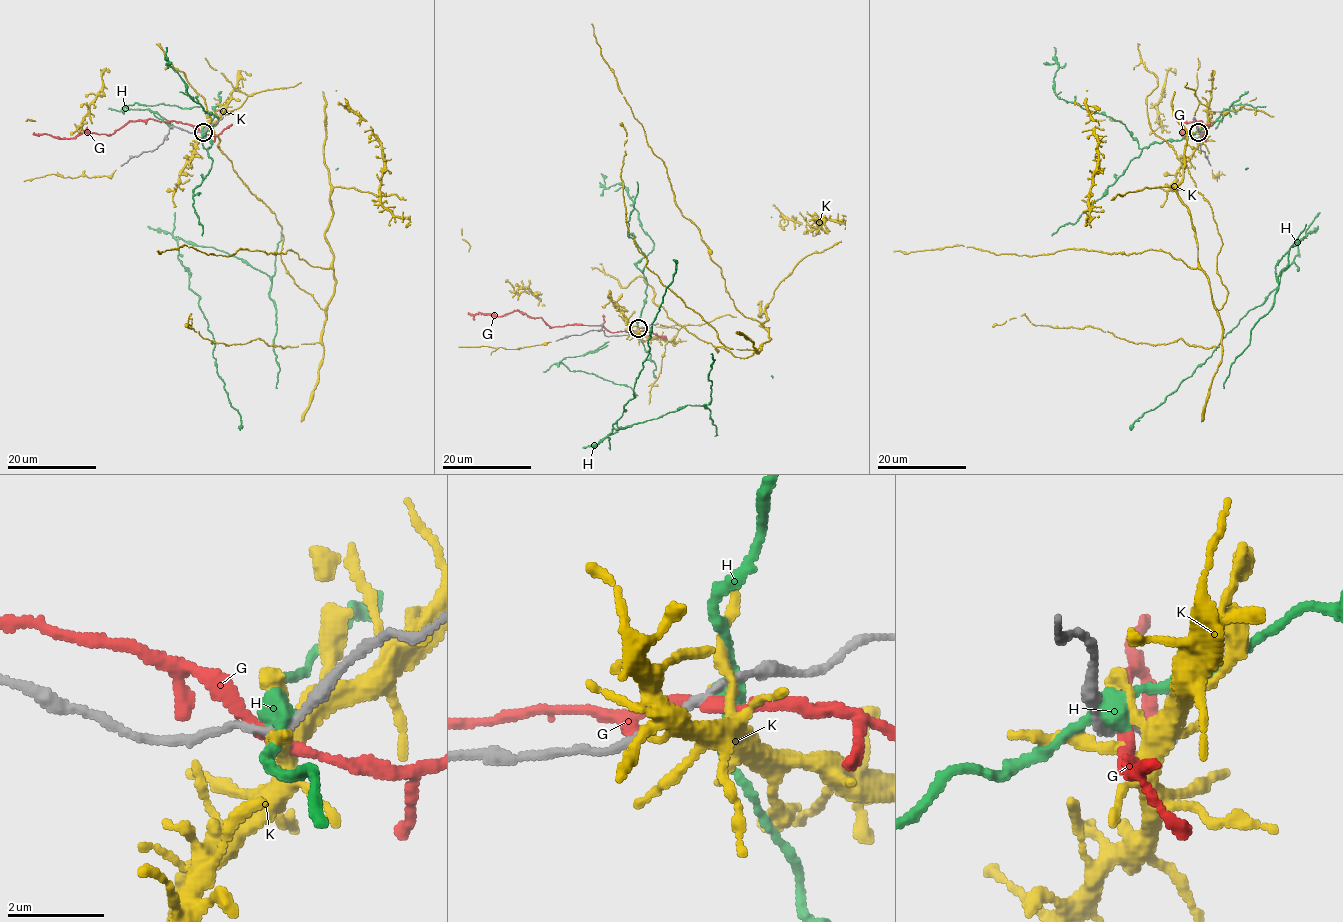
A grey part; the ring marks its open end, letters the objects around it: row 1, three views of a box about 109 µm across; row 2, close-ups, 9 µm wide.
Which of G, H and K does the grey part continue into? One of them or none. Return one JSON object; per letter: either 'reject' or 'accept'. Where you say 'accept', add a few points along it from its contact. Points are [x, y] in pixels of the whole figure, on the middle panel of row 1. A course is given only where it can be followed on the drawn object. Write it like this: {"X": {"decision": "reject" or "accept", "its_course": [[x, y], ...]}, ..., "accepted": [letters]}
{"G": {"decision": "reject"}, "H": {"decision": "reject"}, "K": {"decision": "accept"}, "accepted": ["K"]}

